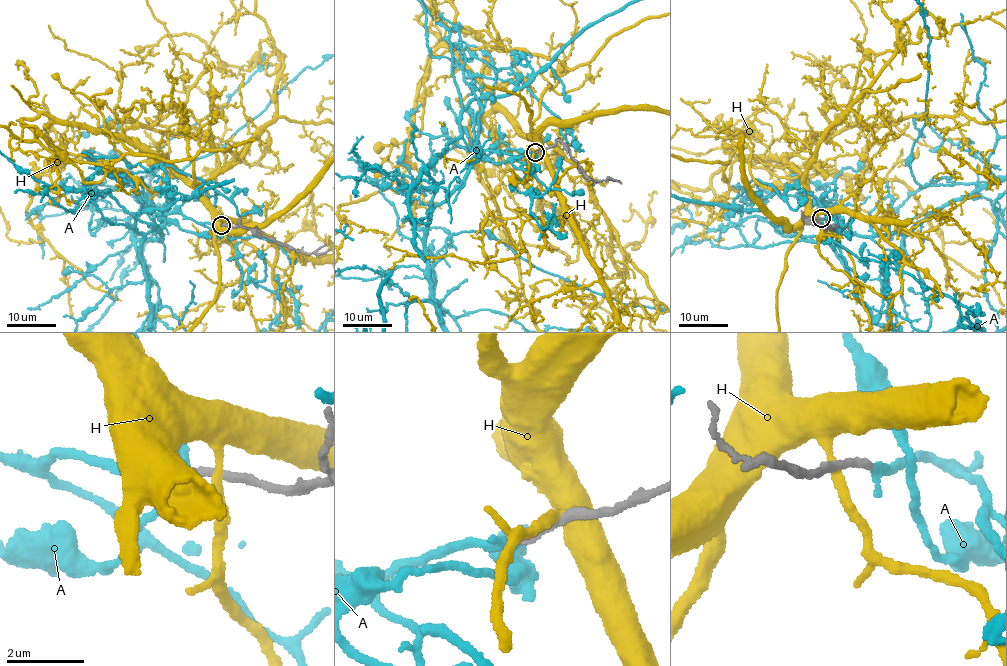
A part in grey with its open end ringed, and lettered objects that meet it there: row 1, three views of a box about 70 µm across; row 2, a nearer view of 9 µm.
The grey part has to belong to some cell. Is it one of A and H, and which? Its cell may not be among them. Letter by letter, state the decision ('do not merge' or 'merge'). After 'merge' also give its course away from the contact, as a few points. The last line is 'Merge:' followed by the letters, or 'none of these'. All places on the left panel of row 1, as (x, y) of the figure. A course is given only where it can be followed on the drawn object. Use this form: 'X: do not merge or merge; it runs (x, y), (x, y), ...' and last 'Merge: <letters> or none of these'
A: merge
H: do not merge
Merge: A

